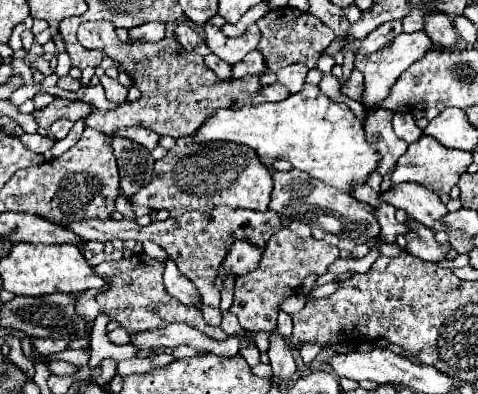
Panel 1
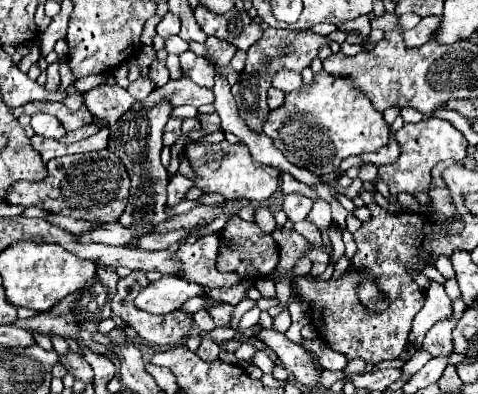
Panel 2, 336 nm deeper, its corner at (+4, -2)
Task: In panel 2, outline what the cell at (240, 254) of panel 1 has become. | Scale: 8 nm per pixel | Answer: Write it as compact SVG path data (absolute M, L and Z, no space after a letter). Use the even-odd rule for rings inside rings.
M162 276L160 280L148 284L134 300L134 306L150 314L166 314L178 310L186 300L200 296L202 286L186 282L178 276Z

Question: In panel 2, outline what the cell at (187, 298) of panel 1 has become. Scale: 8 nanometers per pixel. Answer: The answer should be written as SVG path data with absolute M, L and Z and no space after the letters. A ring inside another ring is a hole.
M198 310L192 318L194 318L194 324L196 324L202 332L210 332L210 330L216 328L216 326L214 326L214 320L210 318L210 314L208 314L206 310Z

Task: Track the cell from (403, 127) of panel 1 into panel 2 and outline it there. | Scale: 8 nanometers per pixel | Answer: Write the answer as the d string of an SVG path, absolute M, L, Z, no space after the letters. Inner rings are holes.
M392 138L392 140L388 142L388 146L380 148L378 152L374 152L374 154L370 154L370 156L372 156L372 162L368 162L368 154L362 154L360 158L362 158L364 164L374 164L374 166L392 164L392 162L400 156L400 146L398 146L398 142Z

